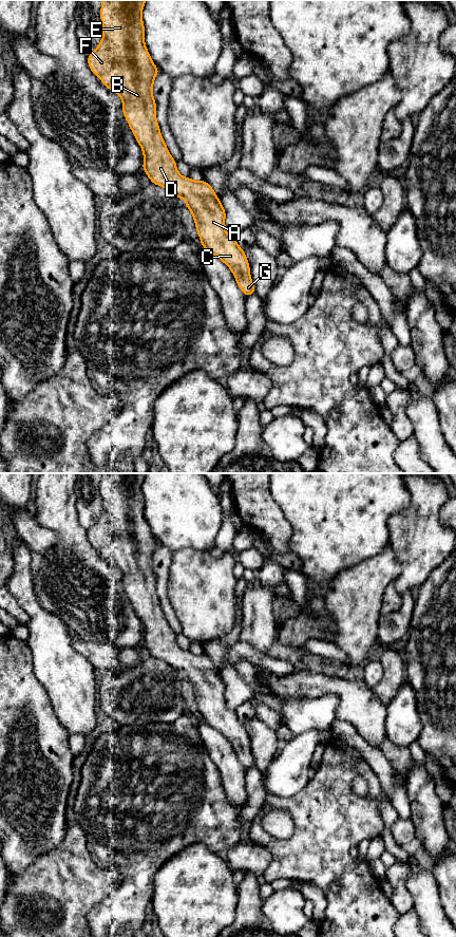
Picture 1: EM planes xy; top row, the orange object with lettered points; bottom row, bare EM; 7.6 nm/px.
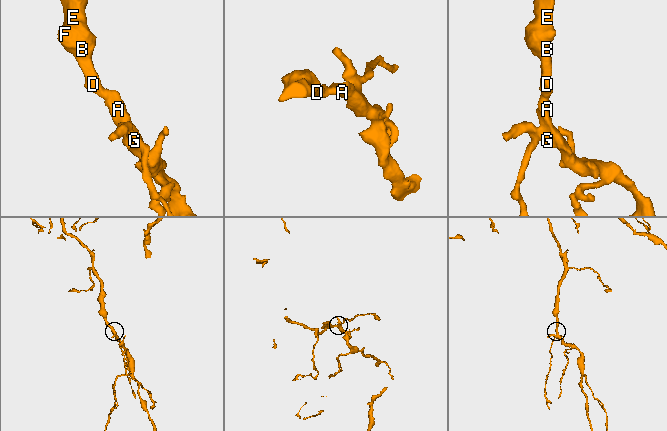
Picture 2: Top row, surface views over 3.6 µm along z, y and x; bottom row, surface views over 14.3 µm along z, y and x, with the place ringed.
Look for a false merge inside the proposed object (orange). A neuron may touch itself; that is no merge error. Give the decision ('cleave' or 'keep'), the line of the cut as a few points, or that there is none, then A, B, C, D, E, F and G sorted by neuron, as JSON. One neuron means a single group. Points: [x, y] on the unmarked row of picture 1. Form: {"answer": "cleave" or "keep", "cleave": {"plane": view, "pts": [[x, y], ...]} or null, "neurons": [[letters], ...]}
{"answer": "keep", "cleave": null, "neurons": [["A", "B", "C", "D", "E", "F", "G"]]}

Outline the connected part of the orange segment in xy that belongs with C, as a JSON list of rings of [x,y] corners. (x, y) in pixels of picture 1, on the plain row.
[[[101,473],[102,511],[95,524],[87,530],[89,541],[109,563],[121,571],[125,592],[142,623],[142,643],[152,657],[166,661],[173,669],[187,675],[185,680],[192,687],[201,717],[230,742],[240,763],[248,770],[255,766],[250,750],[250,739],[235,710],[229,709],[226,705],[226,685],[220,671],[206,654],[196,655],[191,651],[183,650],[177,644],[176,635],[168,624],[160,607],[156,593],[156,576],[153,570],[153,557],[159,543],[152,535],[145,517],[141,485],[146,474]]]

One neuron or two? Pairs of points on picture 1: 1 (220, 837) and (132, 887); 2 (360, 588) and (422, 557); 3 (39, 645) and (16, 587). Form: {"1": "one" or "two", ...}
{"1": "one", "2": "two", "3": "one"}

